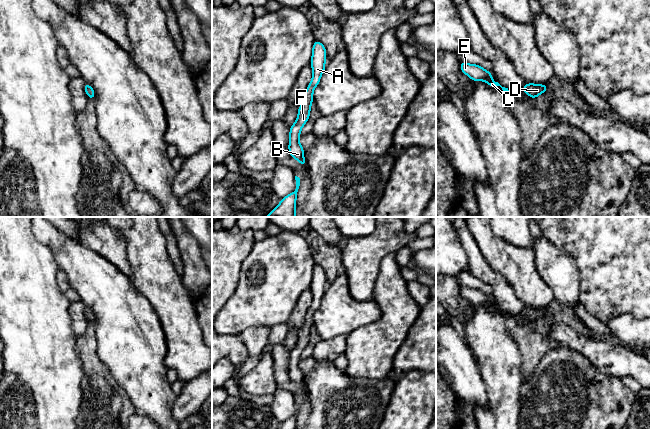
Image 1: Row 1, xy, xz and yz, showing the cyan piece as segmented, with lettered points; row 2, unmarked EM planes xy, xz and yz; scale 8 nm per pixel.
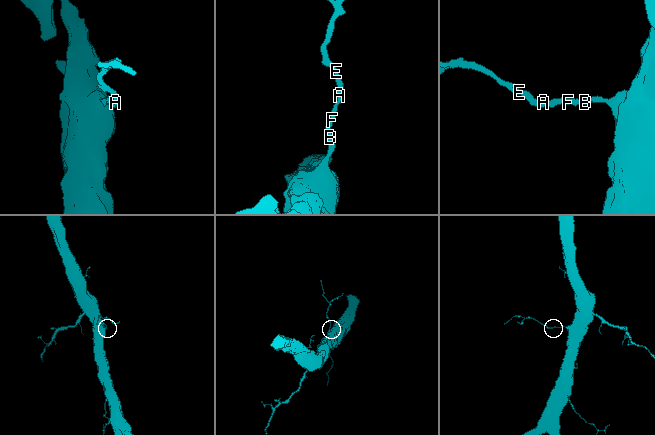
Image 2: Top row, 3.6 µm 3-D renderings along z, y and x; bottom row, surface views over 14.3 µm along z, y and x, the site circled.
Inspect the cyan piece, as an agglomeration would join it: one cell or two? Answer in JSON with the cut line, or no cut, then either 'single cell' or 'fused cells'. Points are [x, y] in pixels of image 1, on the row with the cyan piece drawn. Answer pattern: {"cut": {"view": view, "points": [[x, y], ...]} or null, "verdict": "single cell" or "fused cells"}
{"cut": null, "verdict": "single cell"}

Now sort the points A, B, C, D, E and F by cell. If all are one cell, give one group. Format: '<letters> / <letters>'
A B C D E F

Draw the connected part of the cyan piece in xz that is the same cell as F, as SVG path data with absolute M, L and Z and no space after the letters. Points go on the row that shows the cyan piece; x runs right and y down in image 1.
M315 40L312 48L312 59L310 62L310 65L313 70L313 76L310 84L306 88L304 100L300 105L300 107L298 108L298 117L295 123L290 127L289 146L288 146L289 154L299 163L301 163L303 167L305 167L307 164L304 159L305 150L299 143L300 132L302 130L302 127L310 117L310 110L311 110L310 108L313 102L314 88L317 87L317 85L319 84L322 73L326 68L325 65L326 55L327 52L324 45L318 40Z

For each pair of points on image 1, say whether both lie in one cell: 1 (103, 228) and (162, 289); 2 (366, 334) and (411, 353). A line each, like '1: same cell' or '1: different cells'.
1: different cells
2: different cells

